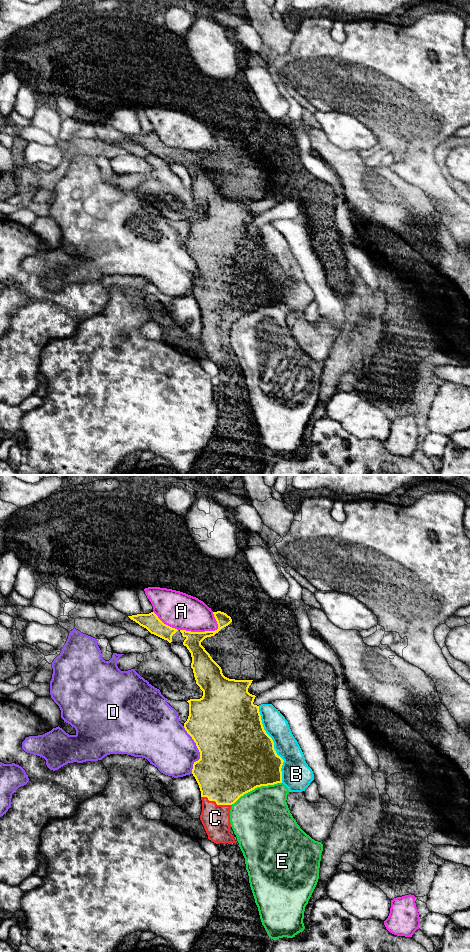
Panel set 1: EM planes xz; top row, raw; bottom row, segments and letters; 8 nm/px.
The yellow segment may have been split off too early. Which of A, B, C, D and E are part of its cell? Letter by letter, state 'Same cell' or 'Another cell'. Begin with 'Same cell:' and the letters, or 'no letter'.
Same cell: C
A: Another cell
B: Another cell
C: Same cell
D: Another cell
E: Another cell

